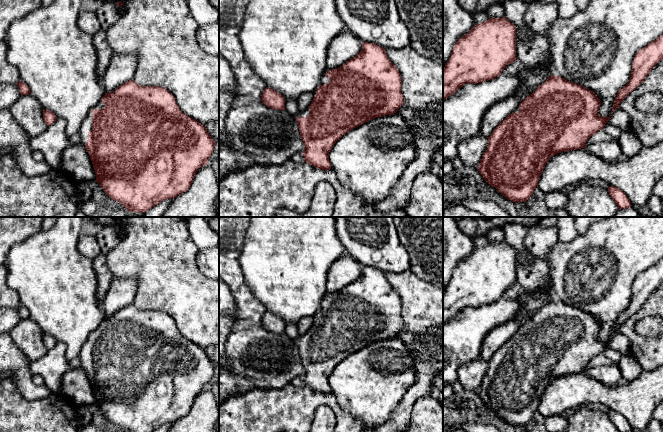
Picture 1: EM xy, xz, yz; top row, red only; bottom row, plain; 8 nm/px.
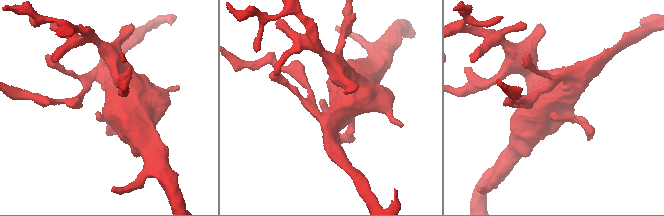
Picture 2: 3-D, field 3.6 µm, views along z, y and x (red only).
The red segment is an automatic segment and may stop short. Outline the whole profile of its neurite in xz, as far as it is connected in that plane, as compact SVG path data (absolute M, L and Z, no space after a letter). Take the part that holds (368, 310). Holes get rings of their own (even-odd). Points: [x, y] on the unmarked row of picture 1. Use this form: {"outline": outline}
{"outline": "M363 266L362 274L340 292L327 291L310 330L295 340L305 369L302 377L305 386L330 394L328 379L337 364L374 342L395 338L404 328L401 308L398 292L389 284L385 273L374 267Z"}

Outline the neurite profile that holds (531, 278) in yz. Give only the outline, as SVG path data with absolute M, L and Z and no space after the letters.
M536 257L531 265L516 264L516 284L529 293L540 289L552 290L547 264Z

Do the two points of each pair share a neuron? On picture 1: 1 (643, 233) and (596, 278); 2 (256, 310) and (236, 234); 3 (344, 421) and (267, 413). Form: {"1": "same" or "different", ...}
{"1": "same", "2": "same", "3": "same"}

